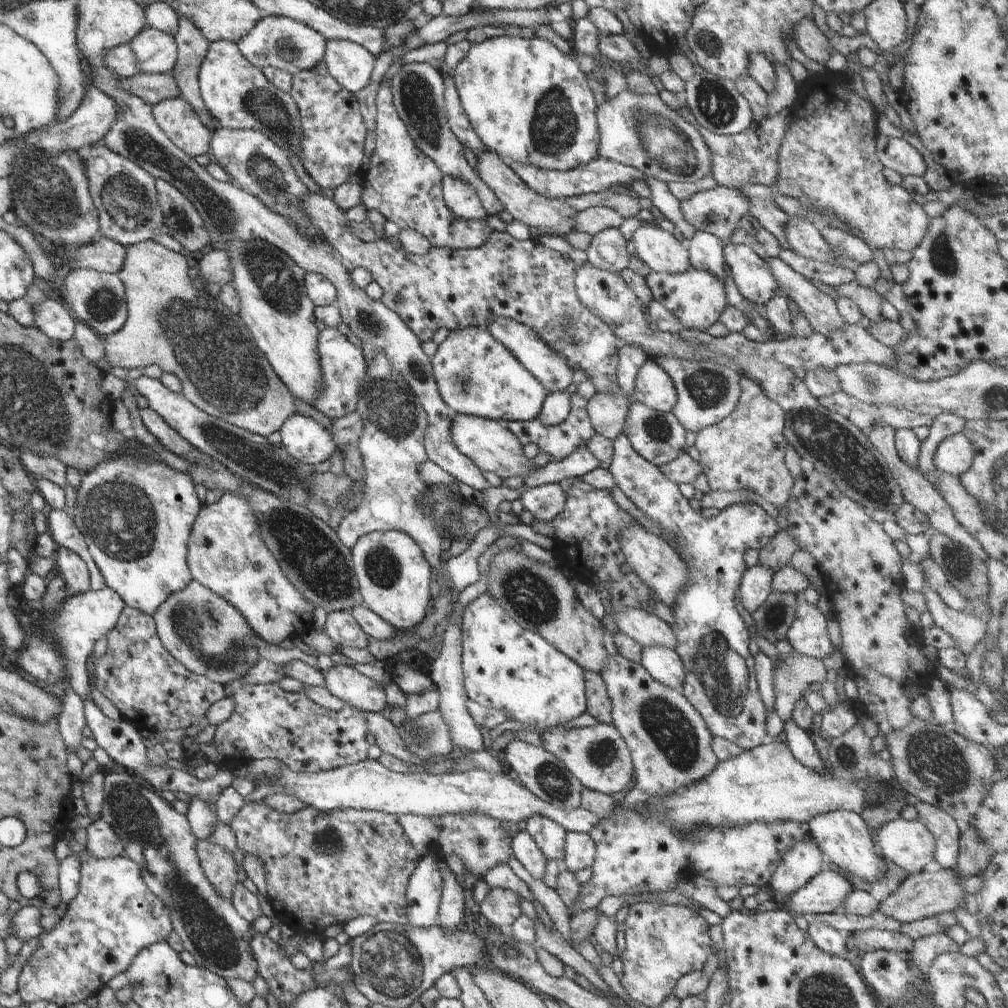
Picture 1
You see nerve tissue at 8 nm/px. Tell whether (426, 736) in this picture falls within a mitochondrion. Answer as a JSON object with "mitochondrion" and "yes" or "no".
{"mitochondrion":"yes"}

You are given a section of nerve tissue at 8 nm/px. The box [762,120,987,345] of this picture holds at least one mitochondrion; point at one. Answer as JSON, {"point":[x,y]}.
{"point":[941,256]}

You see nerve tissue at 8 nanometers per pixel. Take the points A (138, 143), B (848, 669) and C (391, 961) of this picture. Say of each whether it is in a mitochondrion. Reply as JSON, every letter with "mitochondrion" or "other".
{"A":"mitochondrion","B":"other","C":"mitochondrion"}

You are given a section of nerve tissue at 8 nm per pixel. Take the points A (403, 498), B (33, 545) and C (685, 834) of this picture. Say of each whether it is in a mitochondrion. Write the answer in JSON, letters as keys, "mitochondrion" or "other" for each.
{"A":"other","B":"other","C":"other"}

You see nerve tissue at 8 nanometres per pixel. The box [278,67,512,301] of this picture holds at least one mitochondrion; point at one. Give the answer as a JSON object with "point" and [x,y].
{"point":[417,98]}

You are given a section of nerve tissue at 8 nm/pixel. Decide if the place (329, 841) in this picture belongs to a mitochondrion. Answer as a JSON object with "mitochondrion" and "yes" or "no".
{"mitochondrion":"yes"}

